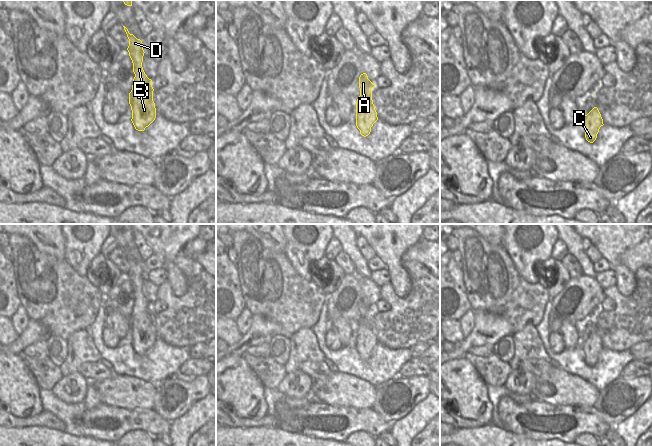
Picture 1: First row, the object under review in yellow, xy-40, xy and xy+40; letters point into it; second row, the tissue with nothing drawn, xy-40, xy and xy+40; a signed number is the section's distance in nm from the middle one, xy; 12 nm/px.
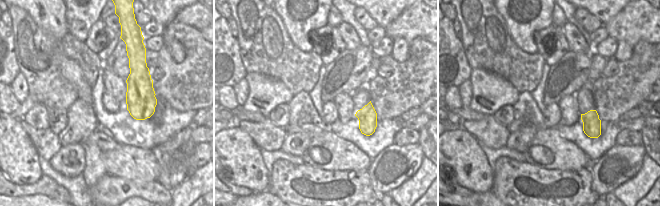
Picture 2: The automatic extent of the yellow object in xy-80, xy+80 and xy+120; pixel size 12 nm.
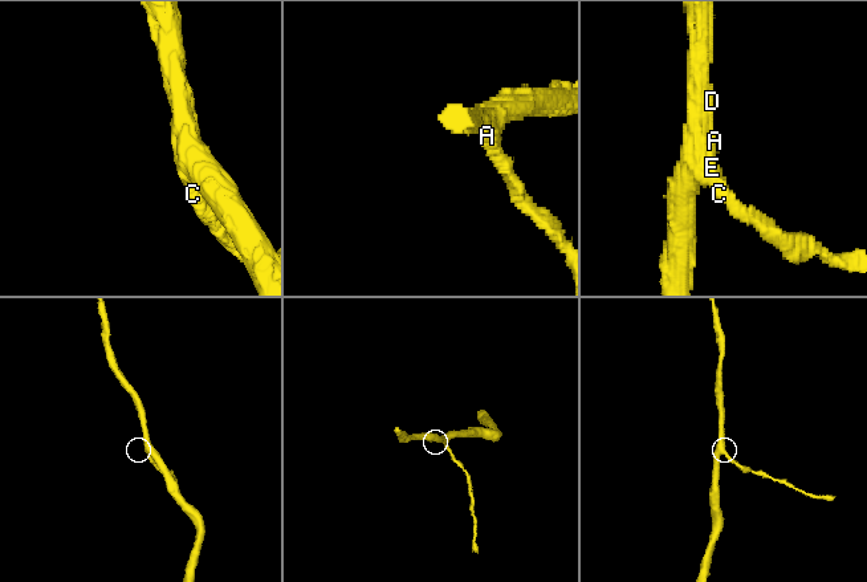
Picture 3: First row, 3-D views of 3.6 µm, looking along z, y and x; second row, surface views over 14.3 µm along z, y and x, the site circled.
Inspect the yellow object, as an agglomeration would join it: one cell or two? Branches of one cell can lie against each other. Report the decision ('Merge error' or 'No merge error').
No merge error

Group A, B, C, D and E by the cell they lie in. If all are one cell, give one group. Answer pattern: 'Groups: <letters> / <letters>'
Groups: A B C D E

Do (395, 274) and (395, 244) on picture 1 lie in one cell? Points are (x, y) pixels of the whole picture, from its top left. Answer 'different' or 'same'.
same

